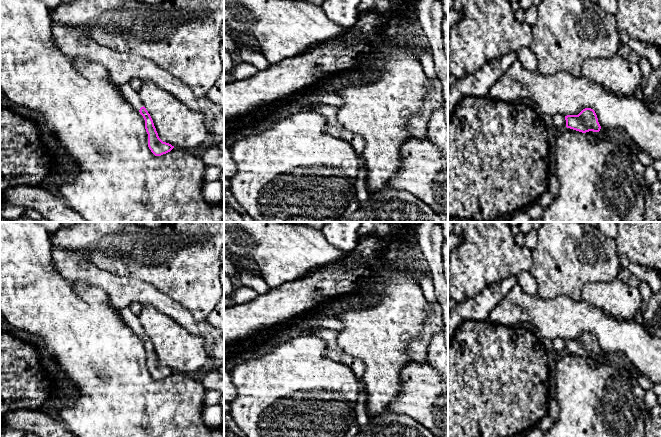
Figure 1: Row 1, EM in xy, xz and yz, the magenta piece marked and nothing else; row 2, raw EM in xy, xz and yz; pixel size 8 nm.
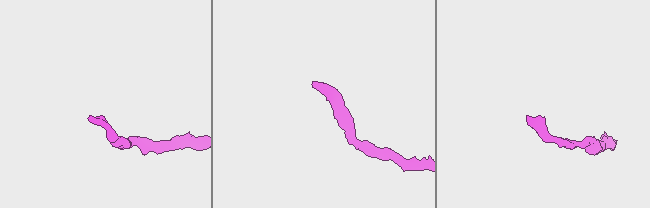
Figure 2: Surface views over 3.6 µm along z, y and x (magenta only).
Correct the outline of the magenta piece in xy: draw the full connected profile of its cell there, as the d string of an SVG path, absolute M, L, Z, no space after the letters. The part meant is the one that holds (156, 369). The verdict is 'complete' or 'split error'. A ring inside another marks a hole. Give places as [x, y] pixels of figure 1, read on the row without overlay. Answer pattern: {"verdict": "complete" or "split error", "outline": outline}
{"verdict": "split error", "outline": "M129 307L119 310L119 315L125 324L132 329L136 334L140 336L145 344L145 353L148 358L148 371L155 380L161 380L170 376L174 370L169 367L163 366L156 355L153 344L143 330L143 327L138 319Z"}

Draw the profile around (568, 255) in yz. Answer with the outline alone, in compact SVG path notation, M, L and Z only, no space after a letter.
M542 222L537 233L538 243L531 251L529 271L536 280L540 298L553 299L563 295L580 301L585 284L611 282L617 278L621 264L616 242L606 237L598 227L585 222Z

